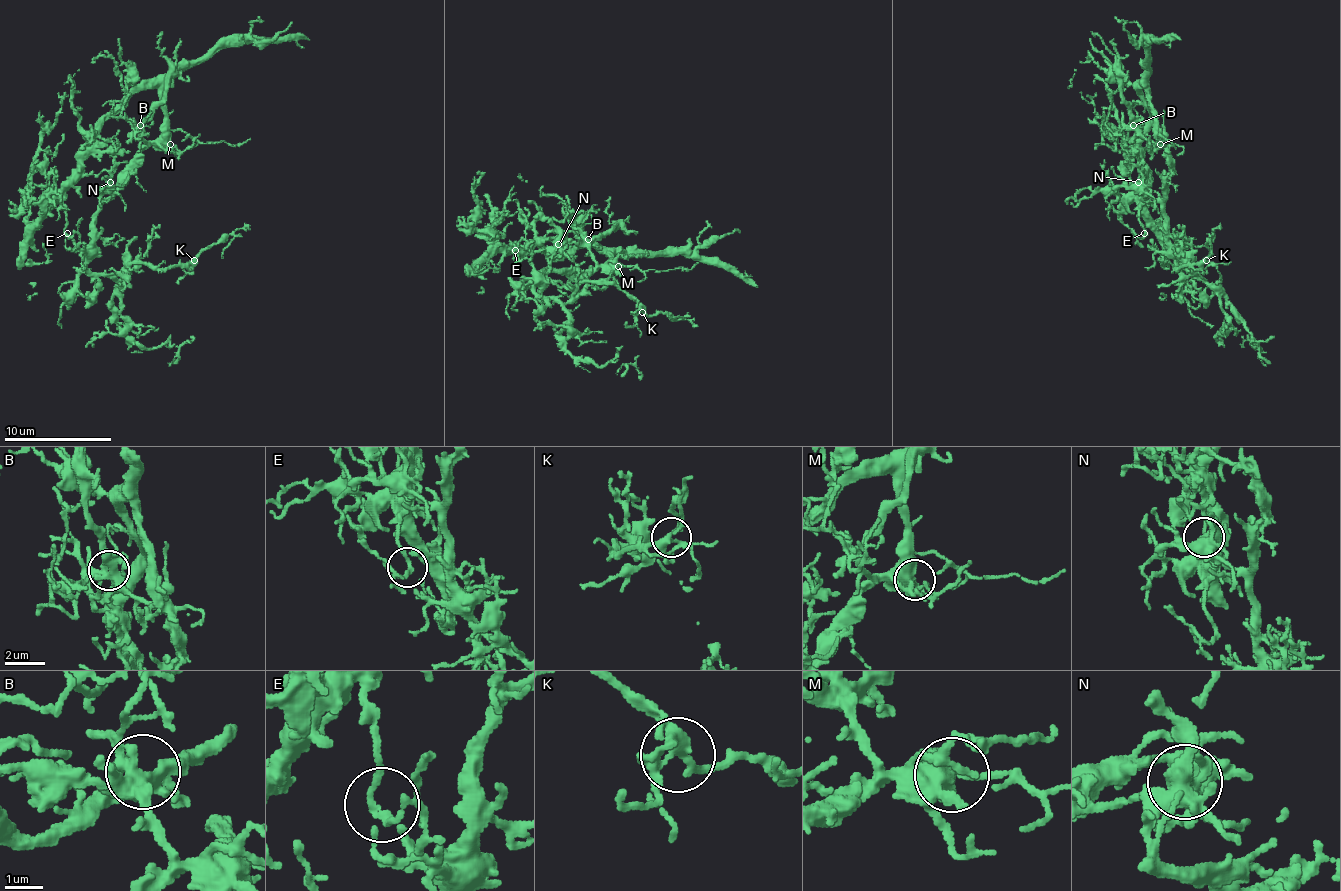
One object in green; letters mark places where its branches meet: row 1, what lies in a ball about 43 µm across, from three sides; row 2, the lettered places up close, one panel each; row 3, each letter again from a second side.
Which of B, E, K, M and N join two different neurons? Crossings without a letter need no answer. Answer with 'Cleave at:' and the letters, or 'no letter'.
Cleave at: no letter

